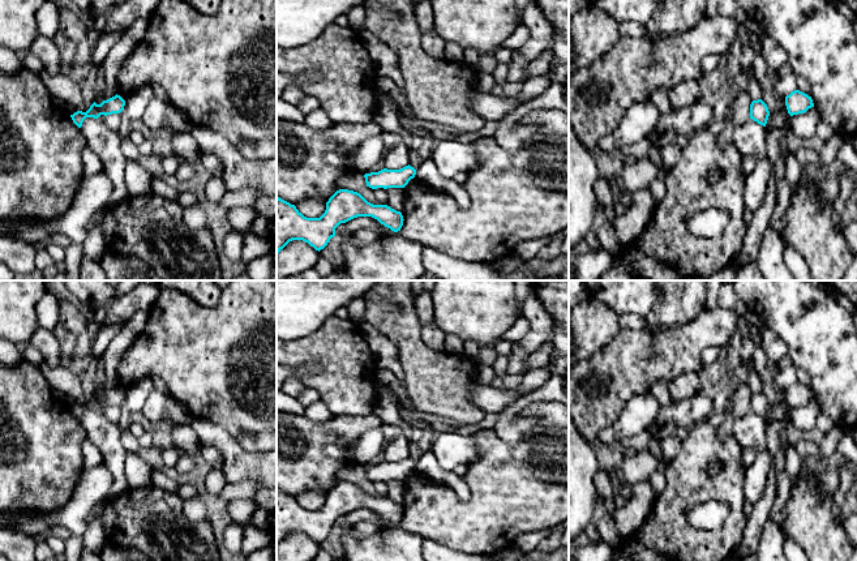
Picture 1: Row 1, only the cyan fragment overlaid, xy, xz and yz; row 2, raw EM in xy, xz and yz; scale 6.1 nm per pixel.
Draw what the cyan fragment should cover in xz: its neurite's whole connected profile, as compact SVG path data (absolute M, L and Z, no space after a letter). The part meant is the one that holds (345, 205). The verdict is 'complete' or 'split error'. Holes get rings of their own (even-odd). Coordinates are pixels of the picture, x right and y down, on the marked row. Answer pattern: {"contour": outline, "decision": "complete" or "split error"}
{"contour": "M348 189L337 190L320 218L307 218L295 205L277 197L277 254L292 240L303 240L320 252L335 236L340 223L357 217L372 217L394 232L400 231L404 220L400 211L373 205Z", "decision": "complete"}

